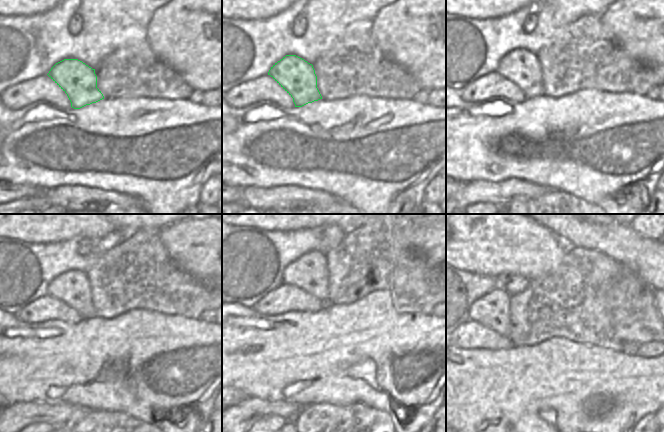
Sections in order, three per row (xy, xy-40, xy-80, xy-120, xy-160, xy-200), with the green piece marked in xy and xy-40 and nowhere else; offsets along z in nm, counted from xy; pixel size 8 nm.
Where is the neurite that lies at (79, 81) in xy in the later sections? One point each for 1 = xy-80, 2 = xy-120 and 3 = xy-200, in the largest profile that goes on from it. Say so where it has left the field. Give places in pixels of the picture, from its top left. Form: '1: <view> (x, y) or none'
1: xy-80 (520, 66)
2: xy-120 (72, 288)
3: xy-200 (492, 309)

